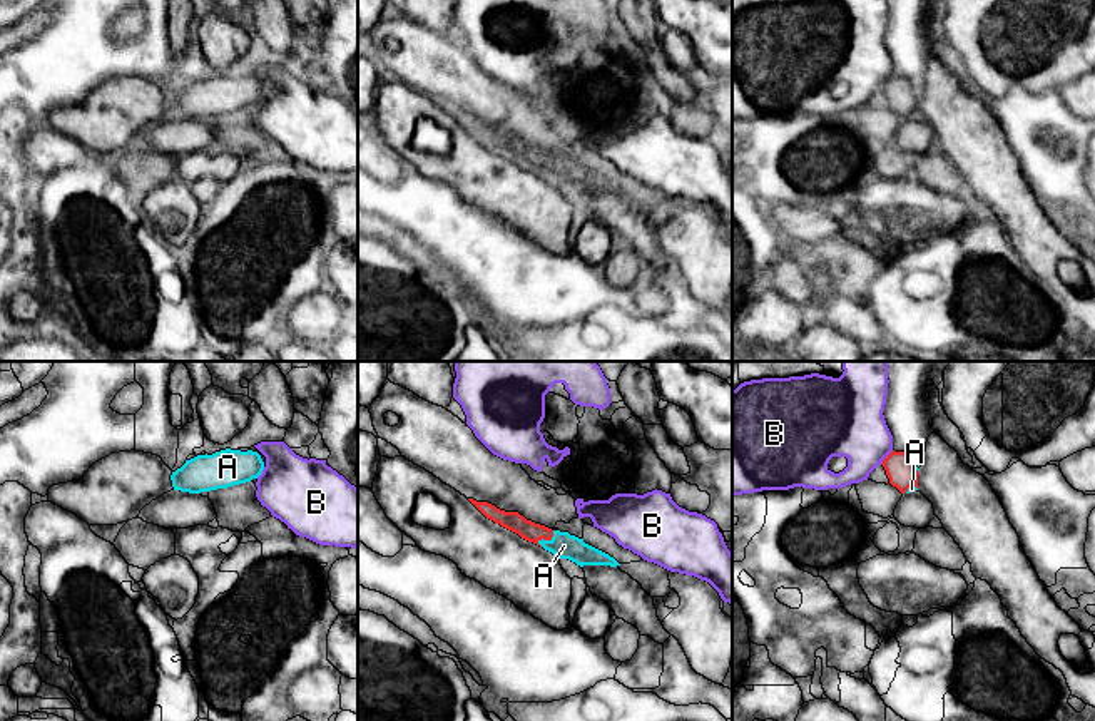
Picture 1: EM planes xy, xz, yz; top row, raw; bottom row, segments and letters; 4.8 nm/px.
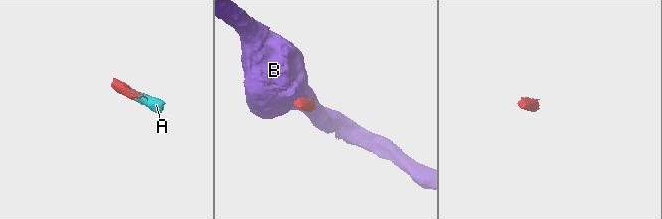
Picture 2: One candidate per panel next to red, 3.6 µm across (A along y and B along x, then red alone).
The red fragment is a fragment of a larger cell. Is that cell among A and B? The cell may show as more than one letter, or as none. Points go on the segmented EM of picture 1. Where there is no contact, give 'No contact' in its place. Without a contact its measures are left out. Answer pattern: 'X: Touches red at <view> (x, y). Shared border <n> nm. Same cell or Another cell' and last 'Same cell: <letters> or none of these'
A: Touches red at xz (547, 539). Shared border 110 nm. Same cell
B: Touches red at yz (886, 457). Shared border 100 nm. Another cell
Same cell: A

